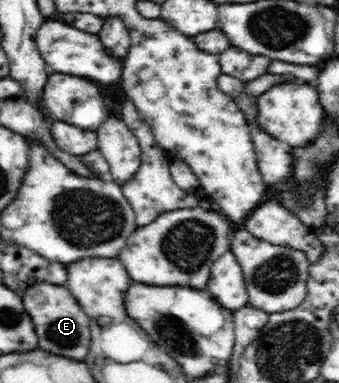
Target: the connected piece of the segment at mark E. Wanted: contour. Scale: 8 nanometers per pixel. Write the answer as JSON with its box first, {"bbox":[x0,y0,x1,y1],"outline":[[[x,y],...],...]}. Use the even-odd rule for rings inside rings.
{"bbox":[21,283,90,362],"outline":[[[37,283],[29,287],[21,297],[25,301],[24,308],[35,326],[39,347],[45,351],[53,351],[55,355],[63,355],[77,361],[81,359],[83,362],[90,350],[89,316],[85,315],[71,291],[61,284]]]}

